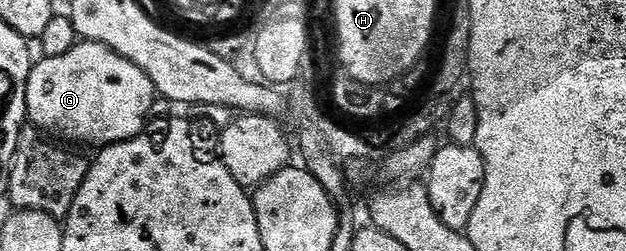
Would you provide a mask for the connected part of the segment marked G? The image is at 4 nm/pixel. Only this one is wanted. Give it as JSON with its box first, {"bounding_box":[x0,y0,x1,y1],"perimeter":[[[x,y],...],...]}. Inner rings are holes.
{"bounding_box":[27,41,157,149],"perimeter":[[[90,41],[76,42],[67,53],[40,60],[32,66],[27,82],[30,126],[68,144],[88,143],[94,149],[143,134],[157,92],[151,78],[133,61],[103,43]]]}

